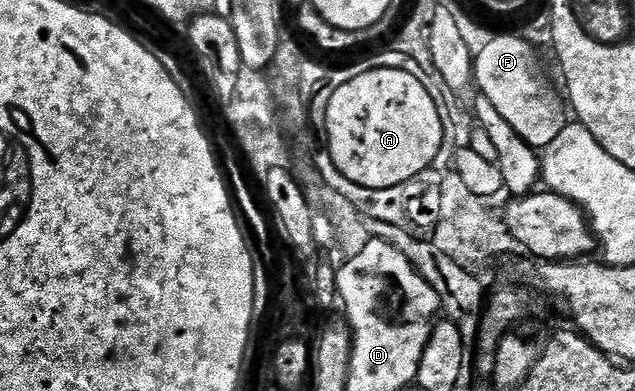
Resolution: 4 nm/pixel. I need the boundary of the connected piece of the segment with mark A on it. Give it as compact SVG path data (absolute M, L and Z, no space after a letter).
M382 67L380 70L363 72L360 76L355 76L352 80L346 82L335 92L330 99L330 106L326 110L326 128L324 130L328 138L328 154L332 157L332 162L336 165L336 174L341 178L350 180L354 184L362 184L362 188L394 188L401 186L406 181L414 180L420 172L426 172L432 168L438 150L442 147L443 142L443 124L439 116L438 106L434 102L434 95L422 86L422 82L410 76L410 72L398 70L394 67Z

